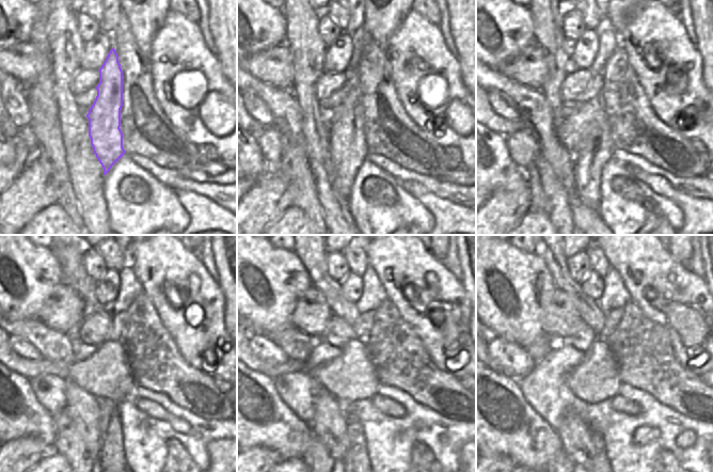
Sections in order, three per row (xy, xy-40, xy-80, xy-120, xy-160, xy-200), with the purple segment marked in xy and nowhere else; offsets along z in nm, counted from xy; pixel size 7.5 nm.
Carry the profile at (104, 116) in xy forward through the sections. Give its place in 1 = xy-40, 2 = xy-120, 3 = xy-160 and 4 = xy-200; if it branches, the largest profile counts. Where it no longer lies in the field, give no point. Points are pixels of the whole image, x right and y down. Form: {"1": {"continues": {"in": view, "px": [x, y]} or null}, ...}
{"1": {"continues": {"in": "xy-40", "px": [348, 146]}}, "2": {"continues": {"in": "xy-120", "px": [112, 452]}}, "3": {"continues": {"in": "xy-160", "px": [357, 452]}}, "4": {"continues": {"in": "xy-200", "px": [599, 444]}}}

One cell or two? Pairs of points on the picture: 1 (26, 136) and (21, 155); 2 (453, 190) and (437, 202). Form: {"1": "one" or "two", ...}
{"1": "two", "2": "two"}

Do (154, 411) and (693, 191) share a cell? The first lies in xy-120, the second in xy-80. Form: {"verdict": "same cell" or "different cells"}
{"verdict": "different cells"}

